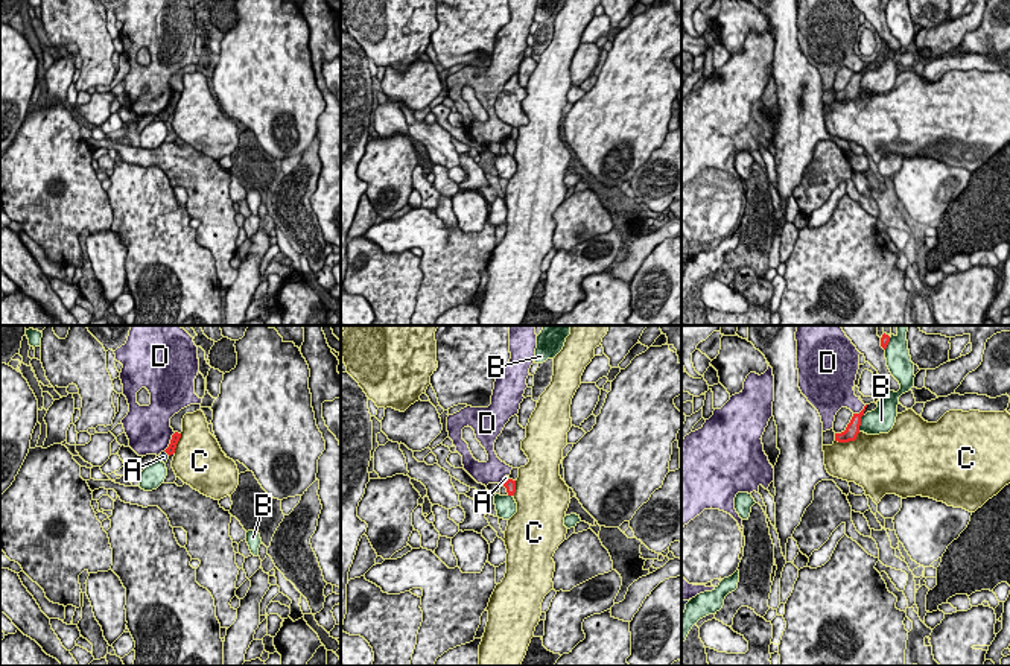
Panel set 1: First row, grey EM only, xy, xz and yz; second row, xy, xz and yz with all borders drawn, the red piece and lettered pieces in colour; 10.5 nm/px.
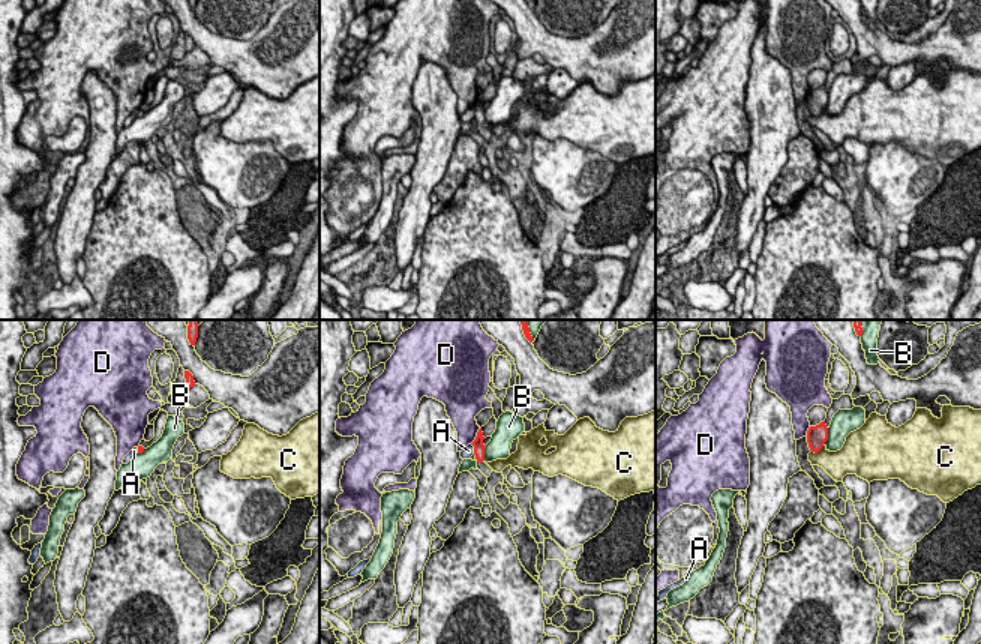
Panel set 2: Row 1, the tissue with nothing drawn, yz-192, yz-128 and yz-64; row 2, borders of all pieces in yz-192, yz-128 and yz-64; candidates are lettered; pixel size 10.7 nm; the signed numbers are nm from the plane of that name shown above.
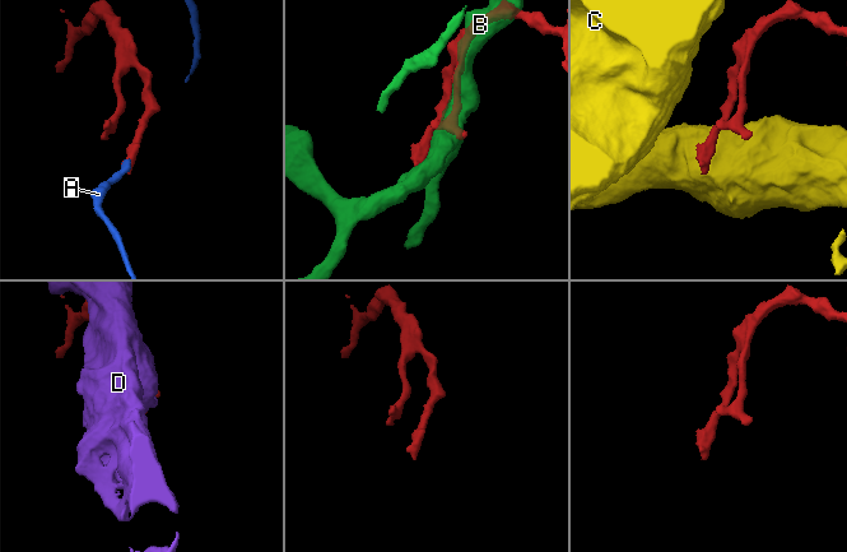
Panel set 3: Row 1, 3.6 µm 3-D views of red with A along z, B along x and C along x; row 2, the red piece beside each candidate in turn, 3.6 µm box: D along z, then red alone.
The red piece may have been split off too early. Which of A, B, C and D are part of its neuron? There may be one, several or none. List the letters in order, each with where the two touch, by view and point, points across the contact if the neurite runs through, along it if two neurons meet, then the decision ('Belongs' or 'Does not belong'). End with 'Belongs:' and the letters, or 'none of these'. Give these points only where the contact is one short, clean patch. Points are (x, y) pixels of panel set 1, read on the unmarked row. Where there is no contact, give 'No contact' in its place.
A: Touches red at xz (507, 140). Does not belong
B: Touches red at yz (860, 82). Does not belong
C: Touches red at yz (848, 101). Does not belong
D: Touches red at xy (171, 101). Does not belong
Belongs: none of these

